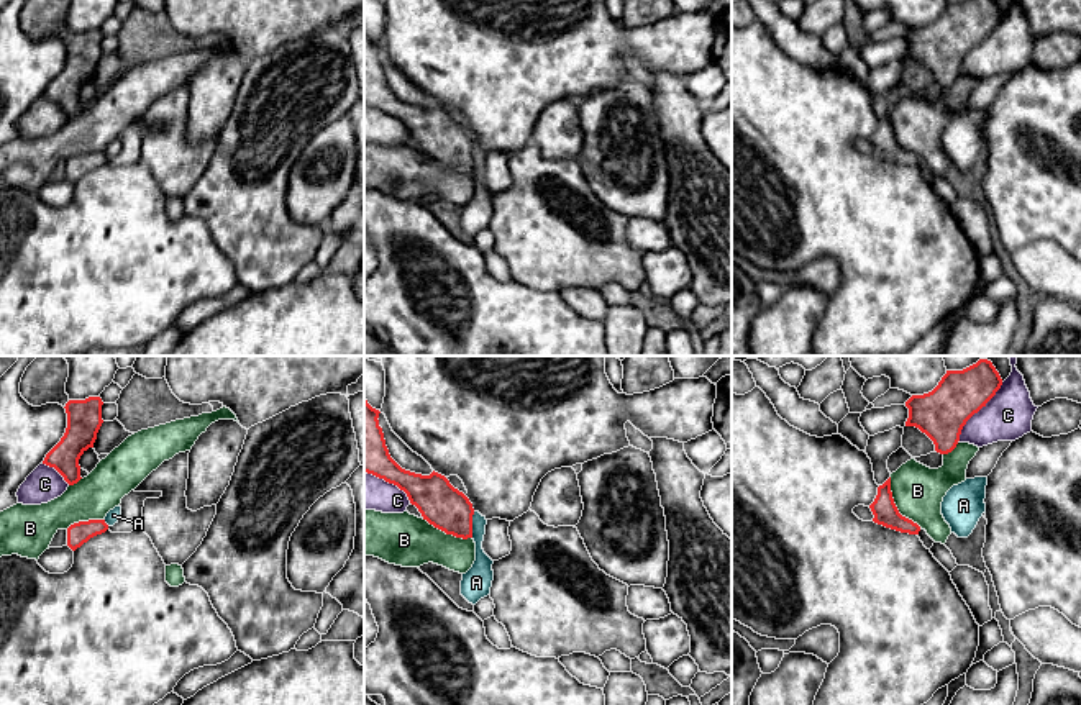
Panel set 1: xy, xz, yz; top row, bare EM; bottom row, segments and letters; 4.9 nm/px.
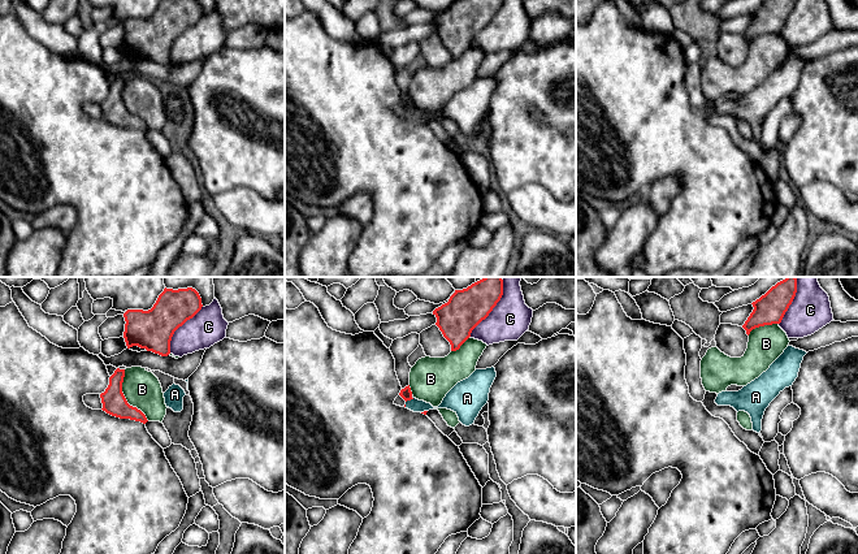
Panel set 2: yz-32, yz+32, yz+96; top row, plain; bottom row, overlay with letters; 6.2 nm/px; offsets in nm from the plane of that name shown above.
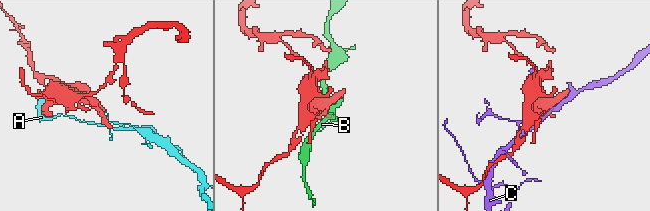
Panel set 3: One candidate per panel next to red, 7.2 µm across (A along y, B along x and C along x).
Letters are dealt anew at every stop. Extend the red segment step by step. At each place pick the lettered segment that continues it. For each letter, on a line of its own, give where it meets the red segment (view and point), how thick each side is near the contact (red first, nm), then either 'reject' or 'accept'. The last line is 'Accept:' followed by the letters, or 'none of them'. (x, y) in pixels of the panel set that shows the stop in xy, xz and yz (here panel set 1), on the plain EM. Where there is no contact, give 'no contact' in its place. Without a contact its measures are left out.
A: xz (471, 158) | 220/120 nm | reject
B: yz (894, 138) | 120/260 nm | reject
C: yz (976, 45) | 240/240 nm | reject
Accept: none of them

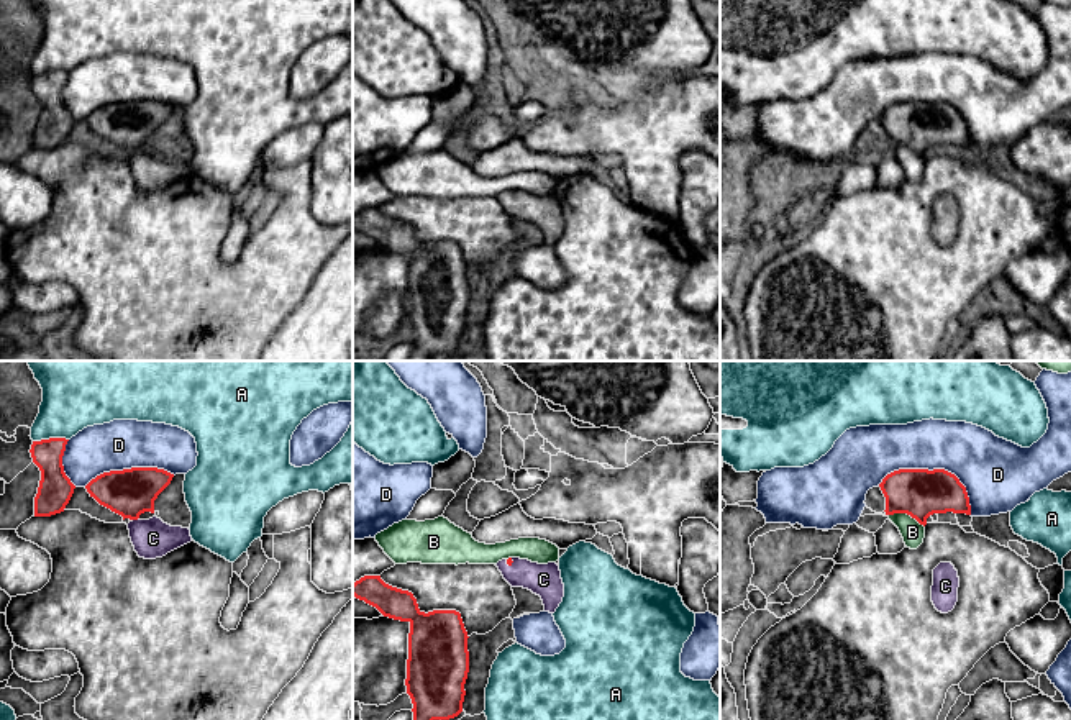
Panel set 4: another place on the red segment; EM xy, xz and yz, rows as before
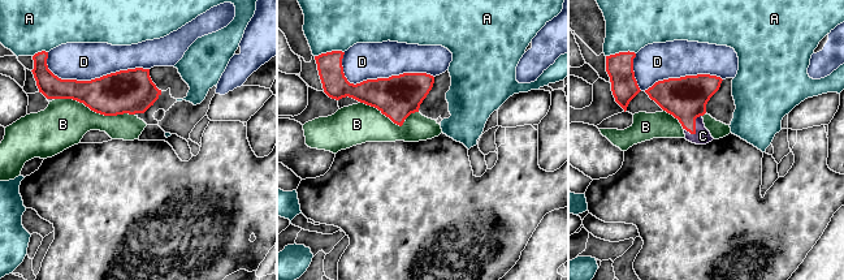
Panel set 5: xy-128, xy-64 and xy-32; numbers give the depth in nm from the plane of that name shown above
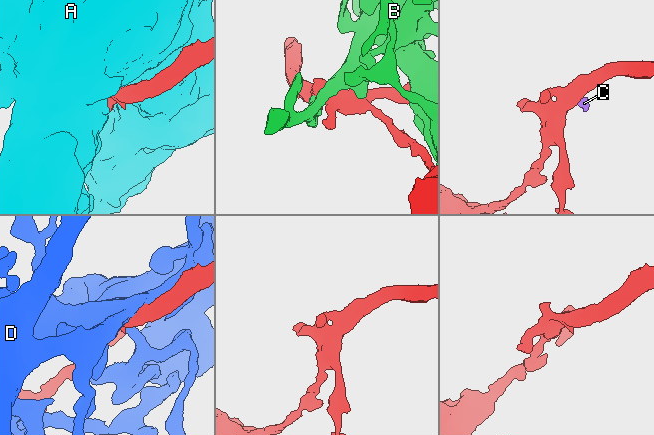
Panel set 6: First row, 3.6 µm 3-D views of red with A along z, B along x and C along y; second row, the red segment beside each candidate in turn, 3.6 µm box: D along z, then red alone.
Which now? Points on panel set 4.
A: xy (50, 71) | 160/300 nm | reject
B: yz (907, 146) | 240/110 nm | reject
C: xy (135, 151) | 240/190 nm | accept
D: yz (935, 102) | 240/300 nm | reject
Accept: C

